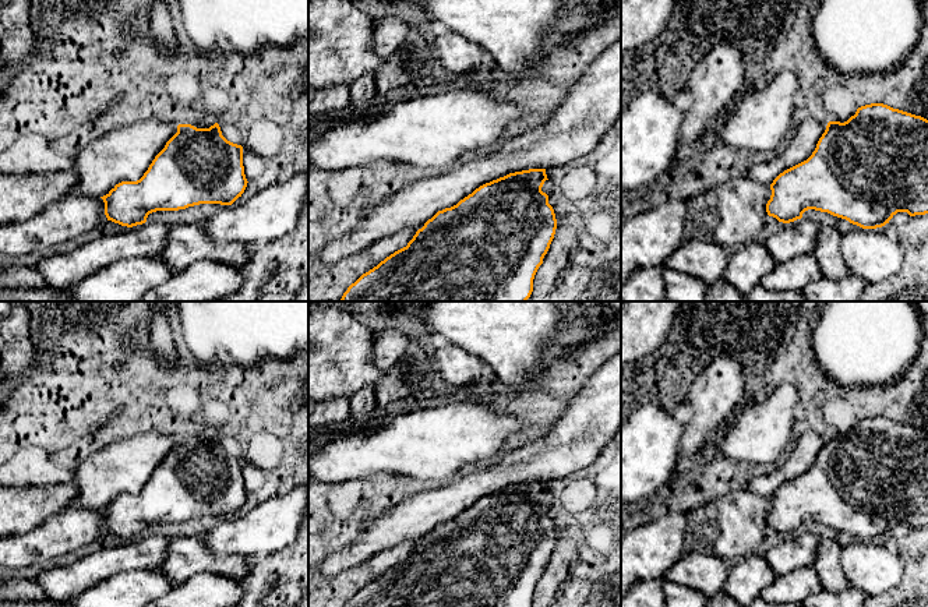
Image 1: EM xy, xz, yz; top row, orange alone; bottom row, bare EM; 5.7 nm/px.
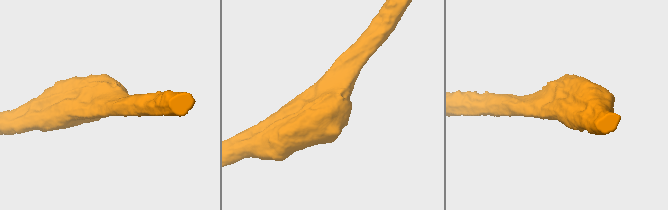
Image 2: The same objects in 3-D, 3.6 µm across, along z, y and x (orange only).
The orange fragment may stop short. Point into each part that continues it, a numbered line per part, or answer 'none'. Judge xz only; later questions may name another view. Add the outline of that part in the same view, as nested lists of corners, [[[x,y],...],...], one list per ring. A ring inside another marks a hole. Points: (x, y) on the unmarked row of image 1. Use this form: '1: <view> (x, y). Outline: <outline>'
none

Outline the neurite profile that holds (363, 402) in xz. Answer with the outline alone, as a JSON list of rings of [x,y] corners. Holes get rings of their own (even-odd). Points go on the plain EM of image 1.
[[[367,385],[349,398],[350,416],[363,419],[378,409],[374,385]]]

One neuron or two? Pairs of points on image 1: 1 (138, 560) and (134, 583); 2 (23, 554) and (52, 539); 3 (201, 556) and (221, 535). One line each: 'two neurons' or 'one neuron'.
1: two neurons
2: one neuron
3: two neurons

